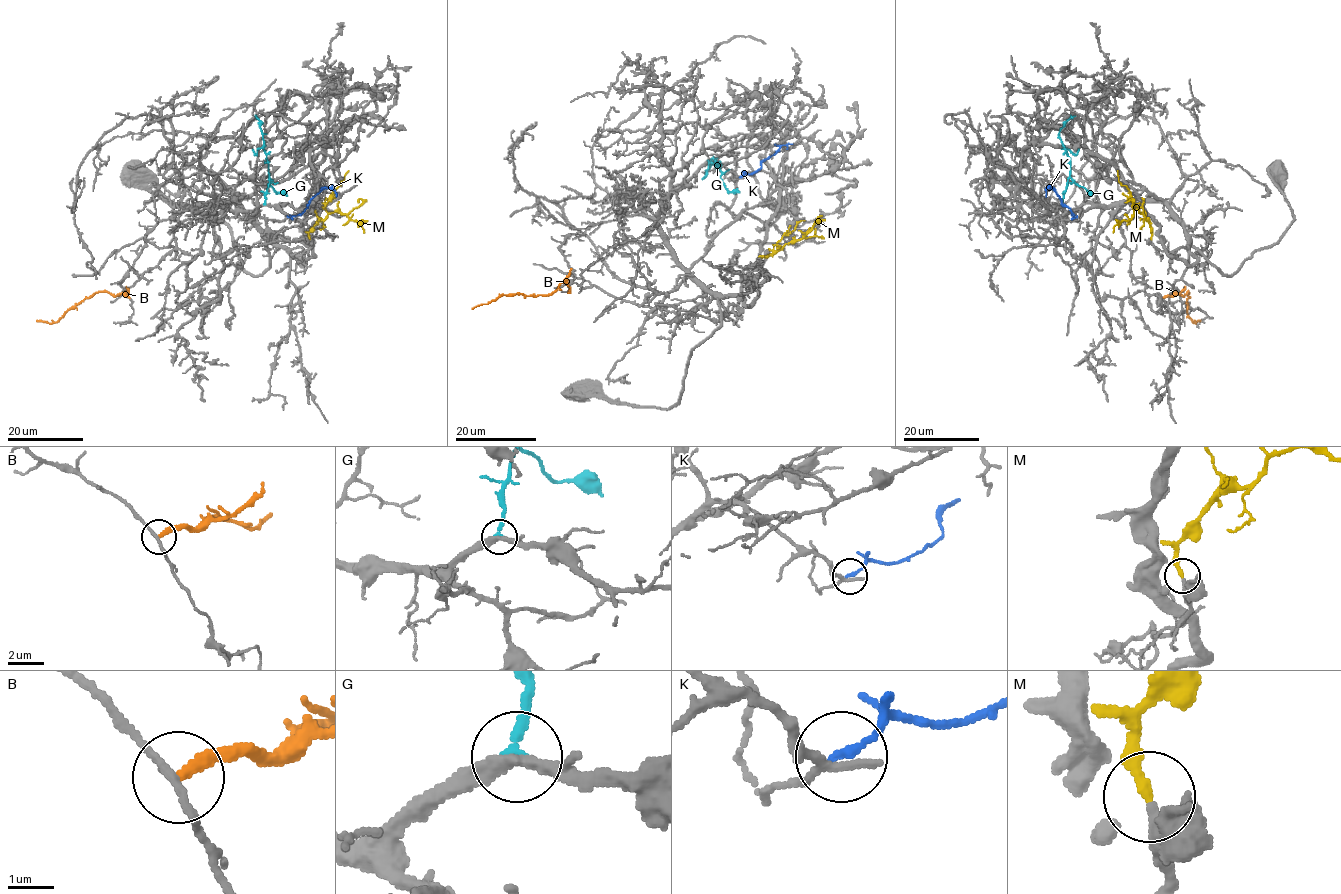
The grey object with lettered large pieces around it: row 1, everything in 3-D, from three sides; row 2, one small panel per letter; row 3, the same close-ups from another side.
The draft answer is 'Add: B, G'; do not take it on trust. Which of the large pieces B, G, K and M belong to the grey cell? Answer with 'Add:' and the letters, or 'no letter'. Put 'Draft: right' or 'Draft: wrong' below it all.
Add: G, M
Draft: wrong

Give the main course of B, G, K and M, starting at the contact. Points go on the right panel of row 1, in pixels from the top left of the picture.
B: (1163, 297), (1174, 294), (1183, 296), (1187, 291), (1187, 314), (1193, 322), (1200, 320)
G: (1062, 204), (1070, 161), (1059, 130), (1075, 116)
K: (1077, 216), (1073, 216), (1051, 188), (1047, 188), (1046, 197)
M: (1150, 239), (1150, 224), (1143, 214), (1143, 209), (1132, 200), (1129, 189), (1118, 181), (1117, 170)

